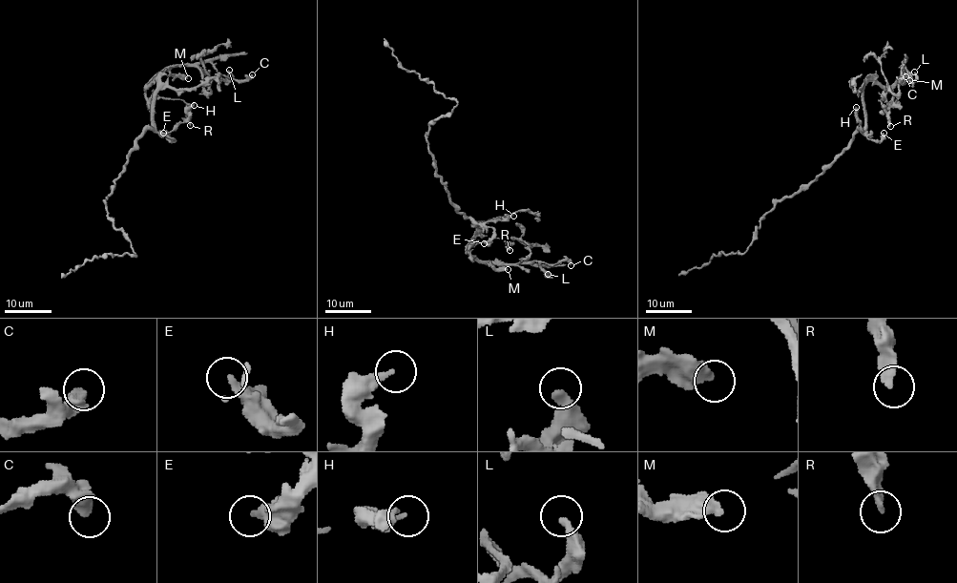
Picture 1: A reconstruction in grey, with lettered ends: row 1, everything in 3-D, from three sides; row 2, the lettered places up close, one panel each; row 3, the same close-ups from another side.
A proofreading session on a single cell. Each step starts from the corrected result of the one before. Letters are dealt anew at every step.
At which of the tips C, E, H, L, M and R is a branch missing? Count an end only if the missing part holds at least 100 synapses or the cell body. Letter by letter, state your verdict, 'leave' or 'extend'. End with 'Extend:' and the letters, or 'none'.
C: leave
E: leave
H: leave
L: leave
M: leave
R: leave
Extend: none

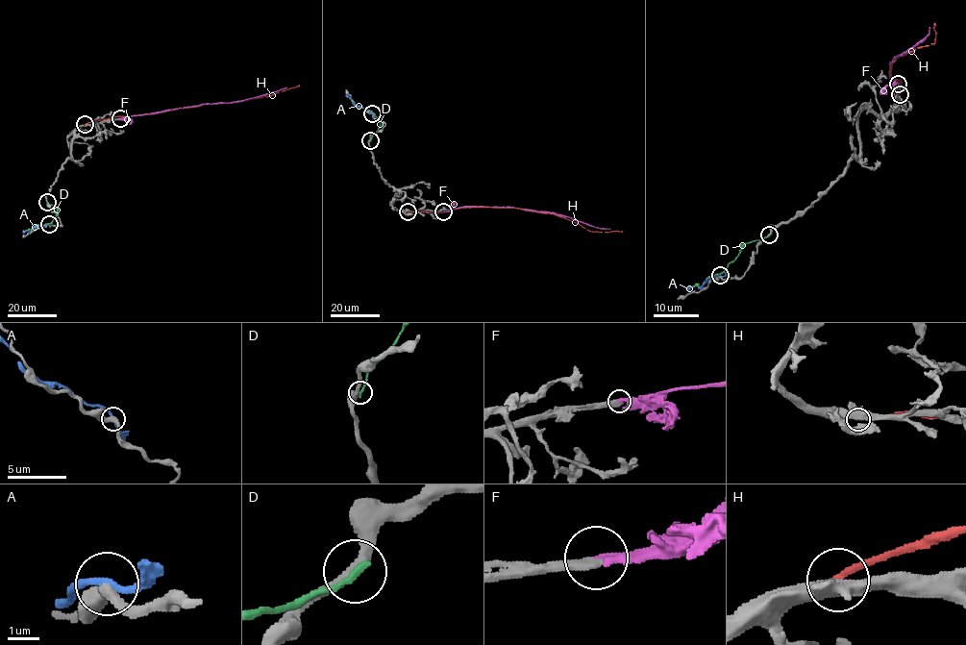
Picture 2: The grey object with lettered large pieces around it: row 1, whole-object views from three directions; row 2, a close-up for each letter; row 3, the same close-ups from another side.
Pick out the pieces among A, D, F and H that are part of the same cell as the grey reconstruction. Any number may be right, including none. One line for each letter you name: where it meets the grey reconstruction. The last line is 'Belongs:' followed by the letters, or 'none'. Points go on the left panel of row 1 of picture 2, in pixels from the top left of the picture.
F: meets grey at (120, 118)
Belongs: F

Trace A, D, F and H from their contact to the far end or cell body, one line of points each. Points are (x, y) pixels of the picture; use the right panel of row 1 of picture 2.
A: (720, 275), (707, 279), (700, 287), (689, 287), (686, 290)
D: (770, 235), (747, 242), (720, 274), (708, 277), (701, 286), (688, 287)
F: (898, 84), (890, 76), (890, 64), (927, 36), (929, 27)
H: (899, 95), (897, 87), (900, 81), (891, 77), (892, 62), (917, 48), (934, 43), (935, 24)

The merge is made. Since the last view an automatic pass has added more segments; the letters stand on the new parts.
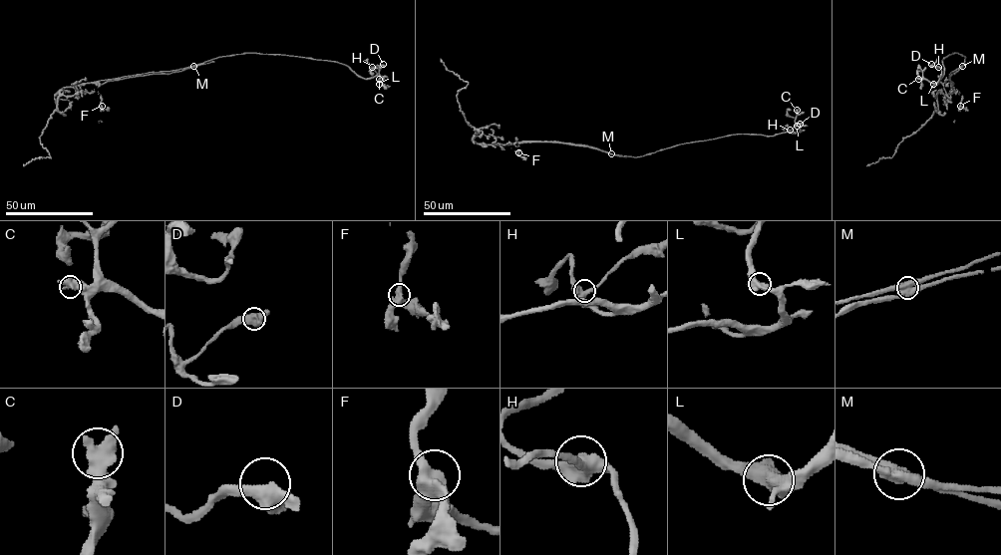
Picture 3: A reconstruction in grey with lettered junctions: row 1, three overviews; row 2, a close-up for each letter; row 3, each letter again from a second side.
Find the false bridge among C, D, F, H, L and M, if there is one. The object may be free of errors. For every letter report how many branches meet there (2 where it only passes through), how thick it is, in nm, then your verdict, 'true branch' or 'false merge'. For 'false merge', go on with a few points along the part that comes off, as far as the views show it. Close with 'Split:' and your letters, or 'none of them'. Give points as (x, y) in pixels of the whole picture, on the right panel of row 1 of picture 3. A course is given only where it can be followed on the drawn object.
C: branches 3; calibre 480 nm; true branch
D: branches 3; calibre 500 nm; true branch
F: branches 3; calibre 440 nm; true branch
H: branches 3; calibre 500 nm; true branch
L: branches 3; calibre 460 nm; true branch
M: branches 3; calibre 480 nm; false merge; course (962, 66), (950, 76), (953, 87), (962, 97), (953, 123)
Split: M

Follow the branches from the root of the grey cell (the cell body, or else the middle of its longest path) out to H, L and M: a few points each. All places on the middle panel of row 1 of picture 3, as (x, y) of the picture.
H: (595, 148), (620, 156), (639, 156), (679, 144), (732, 135), (794, 134), (790, 130)
L: (595, 148), (620, 156), (639, 156), (679, 144), (732, 135), (774, 136), (799, 132), (800, 128), (797, 126)
M: (595, 148), (611, 153)

